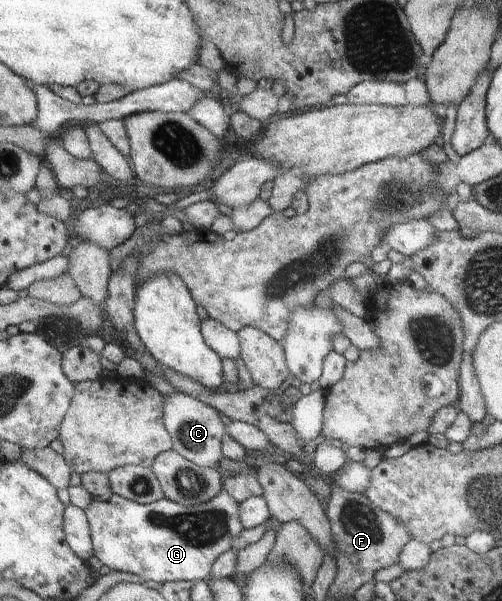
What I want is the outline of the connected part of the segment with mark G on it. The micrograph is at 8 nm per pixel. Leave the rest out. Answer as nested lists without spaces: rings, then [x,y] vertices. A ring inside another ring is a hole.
[[[222,491],[210,502],[186,506],[165,497],[150,504],[138,504],[119,494],[110,498],[94,498],[86,511],[94,540],[94,555],[115,571],[135,573],[142,581],[167,582],[207,581],[215,559],[231,549],[231,541],[241,535],[240,503],[228,491]]]

